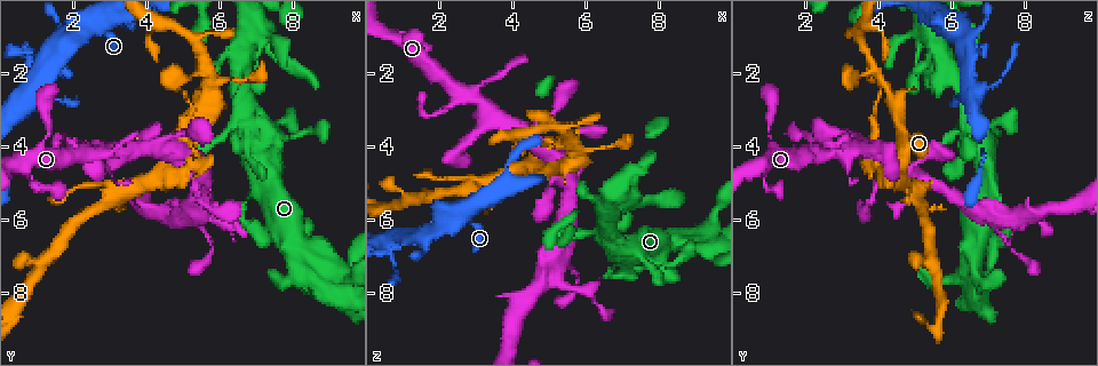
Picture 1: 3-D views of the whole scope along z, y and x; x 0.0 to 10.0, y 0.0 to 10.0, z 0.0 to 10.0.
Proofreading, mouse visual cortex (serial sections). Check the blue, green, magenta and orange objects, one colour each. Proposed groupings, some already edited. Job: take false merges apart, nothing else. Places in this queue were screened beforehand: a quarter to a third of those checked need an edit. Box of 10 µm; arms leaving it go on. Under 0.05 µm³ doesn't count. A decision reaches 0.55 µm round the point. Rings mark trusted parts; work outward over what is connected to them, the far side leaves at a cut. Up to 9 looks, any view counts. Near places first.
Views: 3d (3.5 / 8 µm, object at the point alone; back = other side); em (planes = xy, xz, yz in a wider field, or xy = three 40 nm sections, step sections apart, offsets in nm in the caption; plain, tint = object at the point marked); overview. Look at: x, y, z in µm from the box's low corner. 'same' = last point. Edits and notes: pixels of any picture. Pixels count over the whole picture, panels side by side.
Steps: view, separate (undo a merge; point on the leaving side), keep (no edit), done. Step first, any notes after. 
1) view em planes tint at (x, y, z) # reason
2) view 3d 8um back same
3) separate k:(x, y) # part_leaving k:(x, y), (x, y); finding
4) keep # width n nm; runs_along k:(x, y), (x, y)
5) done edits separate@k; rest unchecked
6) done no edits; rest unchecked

view 3d 3.5um at (3.25, 5.30, 5.00)

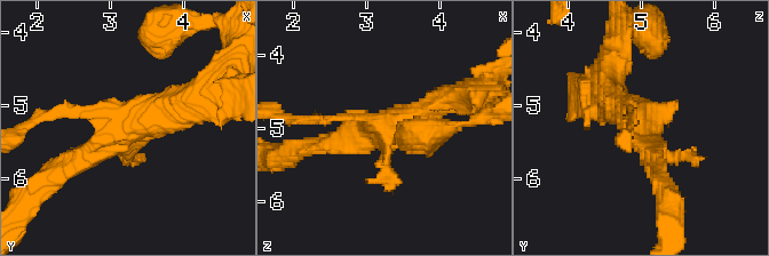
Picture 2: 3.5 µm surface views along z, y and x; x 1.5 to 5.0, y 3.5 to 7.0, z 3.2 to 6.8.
view em xy step 1 tint at (3.25, 5.30, 5.05) # shape alone is not enough

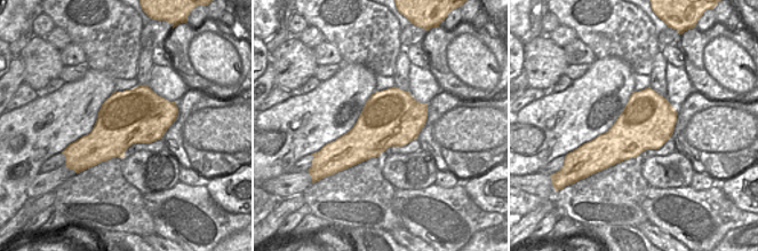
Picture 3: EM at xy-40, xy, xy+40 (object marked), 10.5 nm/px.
view em xy step 3 tint same # another direction

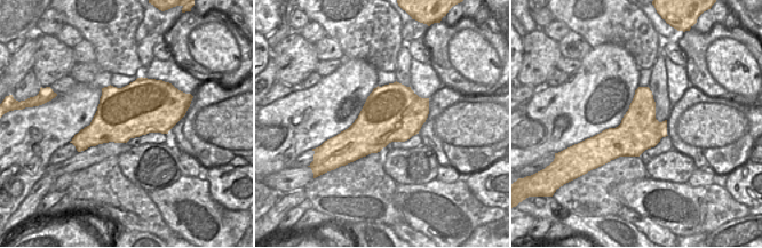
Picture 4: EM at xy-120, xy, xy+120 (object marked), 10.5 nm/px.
keep # runs_along 2:(190, 103), (134, 121), (64, 170); continuous, no second cell

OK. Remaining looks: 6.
view 3d 8um at (6.45, 2.20, 4.00) # narrows sharply

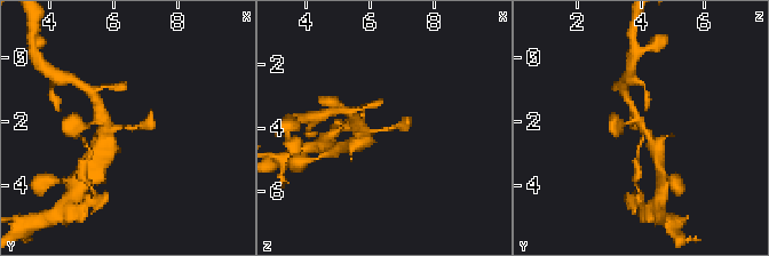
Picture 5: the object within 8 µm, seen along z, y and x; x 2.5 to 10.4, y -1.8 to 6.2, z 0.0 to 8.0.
view em xy step 3 tint same # arm_widths 250, 300 nm; shape alone is not enough

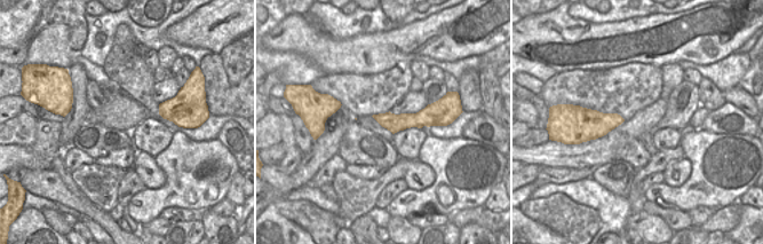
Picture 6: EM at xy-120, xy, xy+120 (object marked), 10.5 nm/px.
keep # runs_along 5:(103, 145), (119, 127), (143, 127), (151, 113); one cell here

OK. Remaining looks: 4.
view 3d 3.5um at (1.90, 0.95, 6.20) # small branch off a trunk

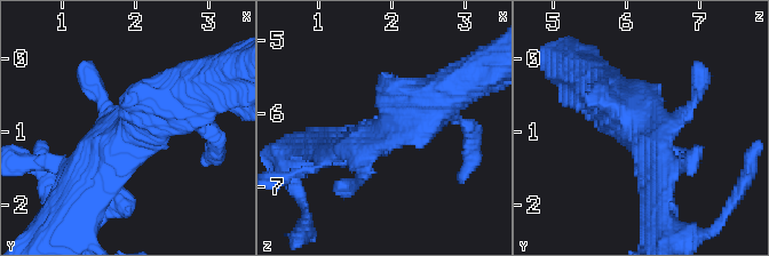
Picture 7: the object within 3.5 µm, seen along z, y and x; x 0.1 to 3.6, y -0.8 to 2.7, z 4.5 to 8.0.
view em xy step 1 tint at (1.95, 1.00, 6.20)

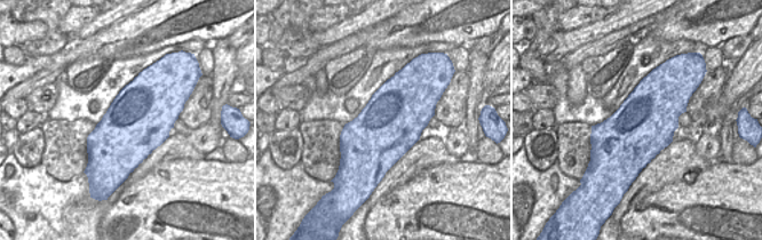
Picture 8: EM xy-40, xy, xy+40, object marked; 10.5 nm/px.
keep # runs_along 7:(191, 112), (142, 119), (81, 190); all the same cell

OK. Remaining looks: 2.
view 3d 3.5um at (2.75, 4.15, 2.60) # thick turns thin

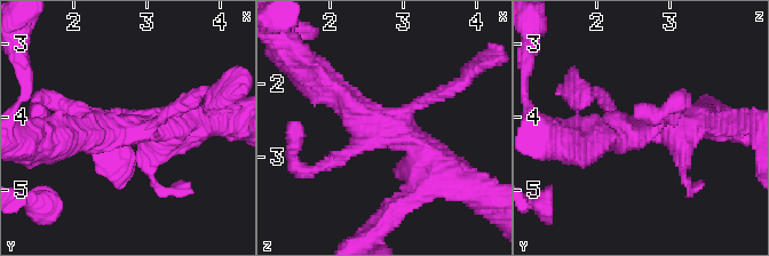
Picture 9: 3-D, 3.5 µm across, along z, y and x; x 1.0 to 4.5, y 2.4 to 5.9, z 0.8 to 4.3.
keep # arms 4; arm_widths 150, 200, 400, 450 nm; runs_along 9:(325, 85), (406, 137), (448, 176); one cell here

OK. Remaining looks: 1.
done no edits; rest unchecked

